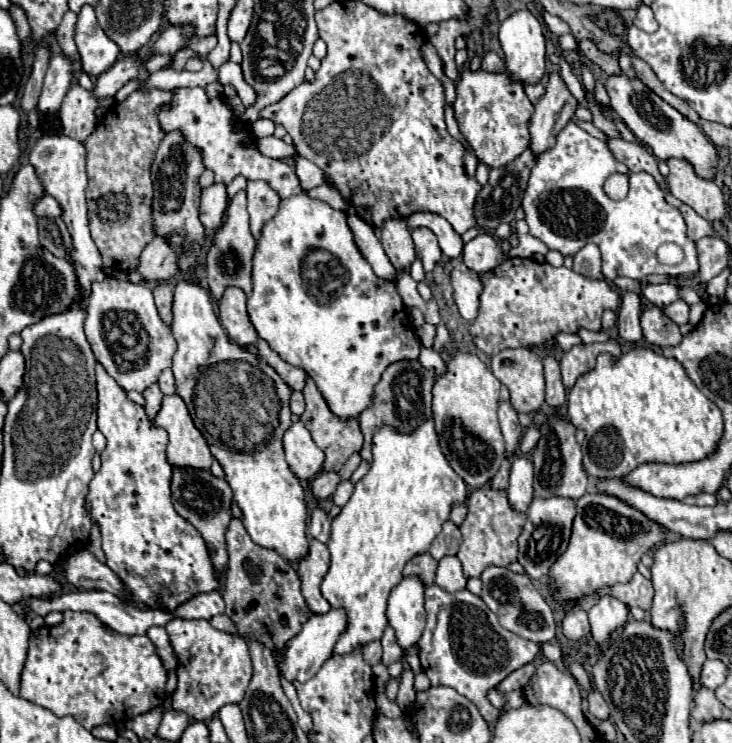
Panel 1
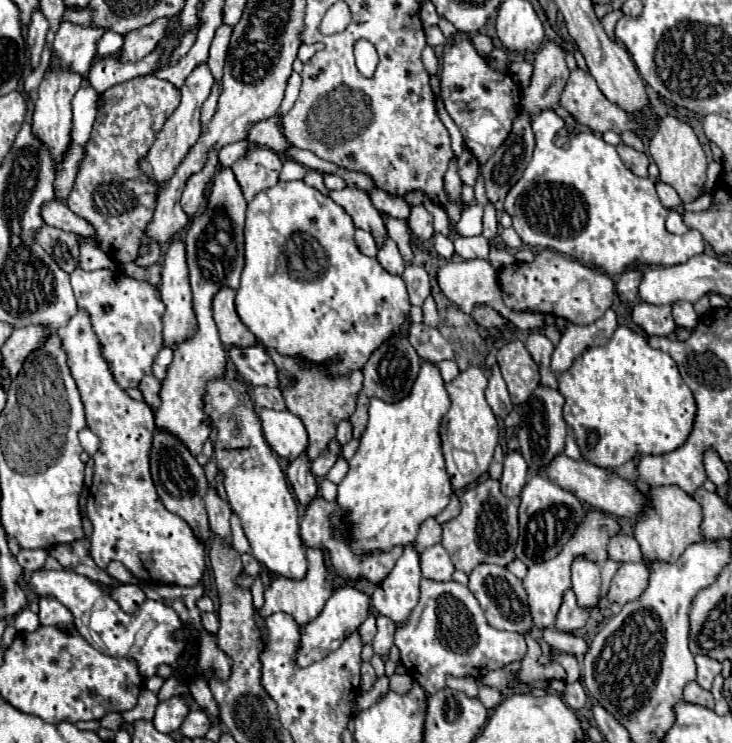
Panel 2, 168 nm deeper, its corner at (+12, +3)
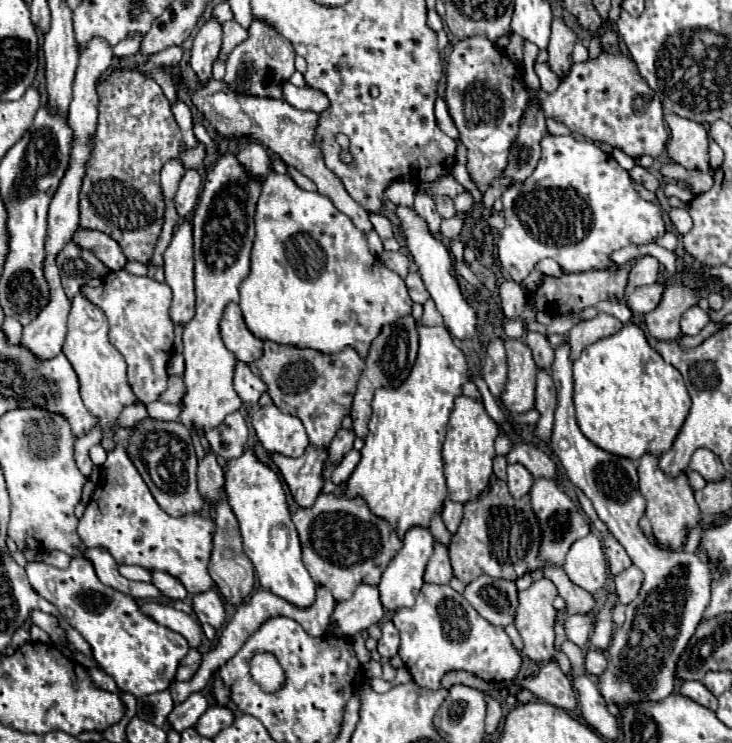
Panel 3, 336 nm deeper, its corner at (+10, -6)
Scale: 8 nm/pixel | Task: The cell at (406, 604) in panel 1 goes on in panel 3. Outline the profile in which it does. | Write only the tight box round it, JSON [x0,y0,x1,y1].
[378,526,436,610]

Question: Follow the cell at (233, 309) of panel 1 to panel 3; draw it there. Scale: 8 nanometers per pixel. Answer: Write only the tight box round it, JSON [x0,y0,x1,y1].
[220,302,264,362]

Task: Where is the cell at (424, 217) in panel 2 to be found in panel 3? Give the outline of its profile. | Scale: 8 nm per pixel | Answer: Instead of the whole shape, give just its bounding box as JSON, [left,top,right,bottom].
[414,194,442,234]

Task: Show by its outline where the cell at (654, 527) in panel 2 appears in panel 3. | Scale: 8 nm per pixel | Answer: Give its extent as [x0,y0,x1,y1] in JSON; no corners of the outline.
[638,454,700,548]

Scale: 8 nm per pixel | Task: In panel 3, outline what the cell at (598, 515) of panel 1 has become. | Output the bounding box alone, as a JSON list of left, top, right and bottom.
[514,578,571,675]

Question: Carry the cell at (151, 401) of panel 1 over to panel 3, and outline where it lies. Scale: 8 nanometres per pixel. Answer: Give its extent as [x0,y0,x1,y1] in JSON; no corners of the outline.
[160,376,186,404]

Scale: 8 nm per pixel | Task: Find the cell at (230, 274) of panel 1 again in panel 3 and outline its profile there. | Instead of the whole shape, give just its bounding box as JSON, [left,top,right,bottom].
[180,152,262,430]

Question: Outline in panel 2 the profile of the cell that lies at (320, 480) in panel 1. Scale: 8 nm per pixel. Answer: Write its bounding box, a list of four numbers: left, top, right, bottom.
[312,439,340,477]

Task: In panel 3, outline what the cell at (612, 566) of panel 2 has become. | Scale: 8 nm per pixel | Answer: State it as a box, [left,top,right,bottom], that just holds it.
[450,480,594,622]

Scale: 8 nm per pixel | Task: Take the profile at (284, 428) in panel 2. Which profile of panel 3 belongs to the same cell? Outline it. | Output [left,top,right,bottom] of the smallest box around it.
[250,404,308,456]

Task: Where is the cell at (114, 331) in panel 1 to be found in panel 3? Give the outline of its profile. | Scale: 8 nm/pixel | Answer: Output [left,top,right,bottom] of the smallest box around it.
[80,270,174,404]

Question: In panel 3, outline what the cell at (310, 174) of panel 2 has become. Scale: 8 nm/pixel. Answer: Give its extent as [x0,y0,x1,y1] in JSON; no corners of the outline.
[288,168,316,190]

